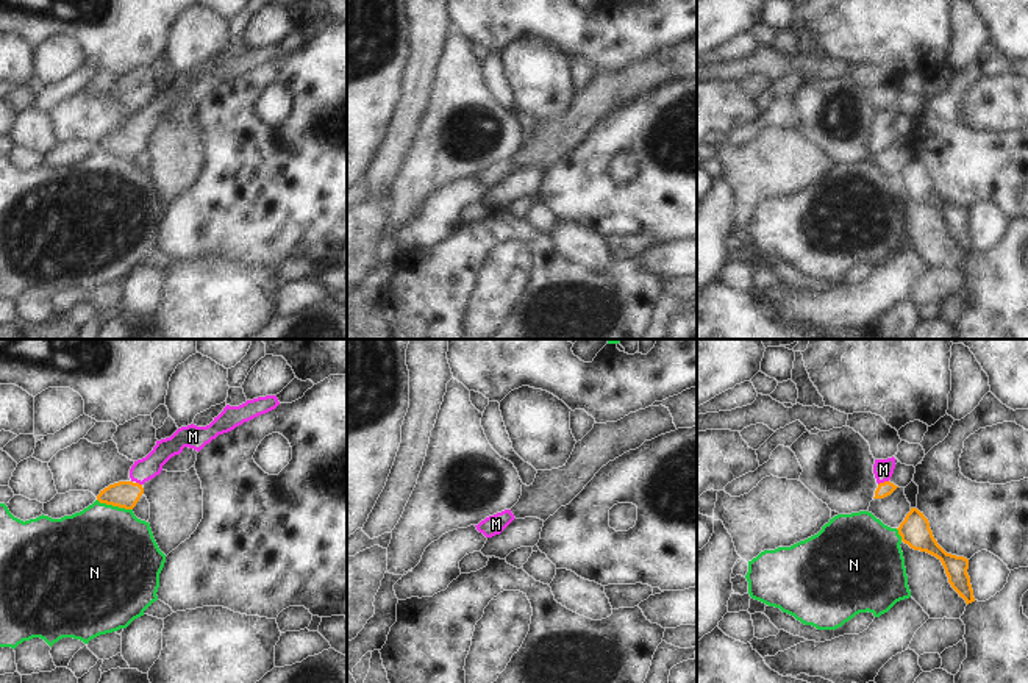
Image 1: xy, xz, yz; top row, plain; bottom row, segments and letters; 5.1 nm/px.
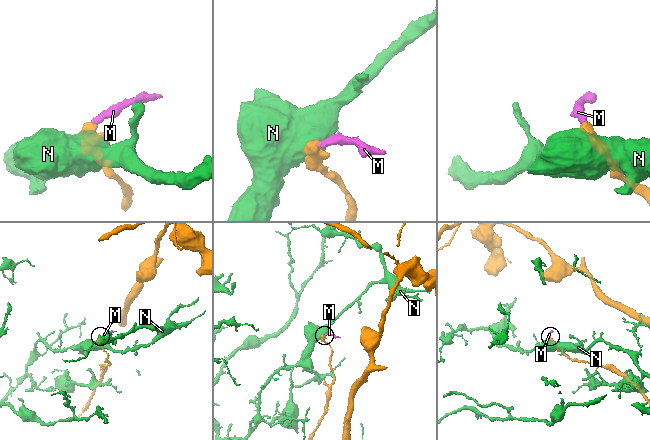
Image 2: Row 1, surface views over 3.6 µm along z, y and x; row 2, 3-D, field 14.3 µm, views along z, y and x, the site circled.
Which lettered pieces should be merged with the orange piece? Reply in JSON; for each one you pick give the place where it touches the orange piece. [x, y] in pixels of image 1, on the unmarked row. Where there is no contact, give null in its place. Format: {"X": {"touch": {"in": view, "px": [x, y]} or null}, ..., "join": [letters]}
{"M": {"touch": {"in": "yz", "px": [885, 132]}}, "join": ["M"]}

